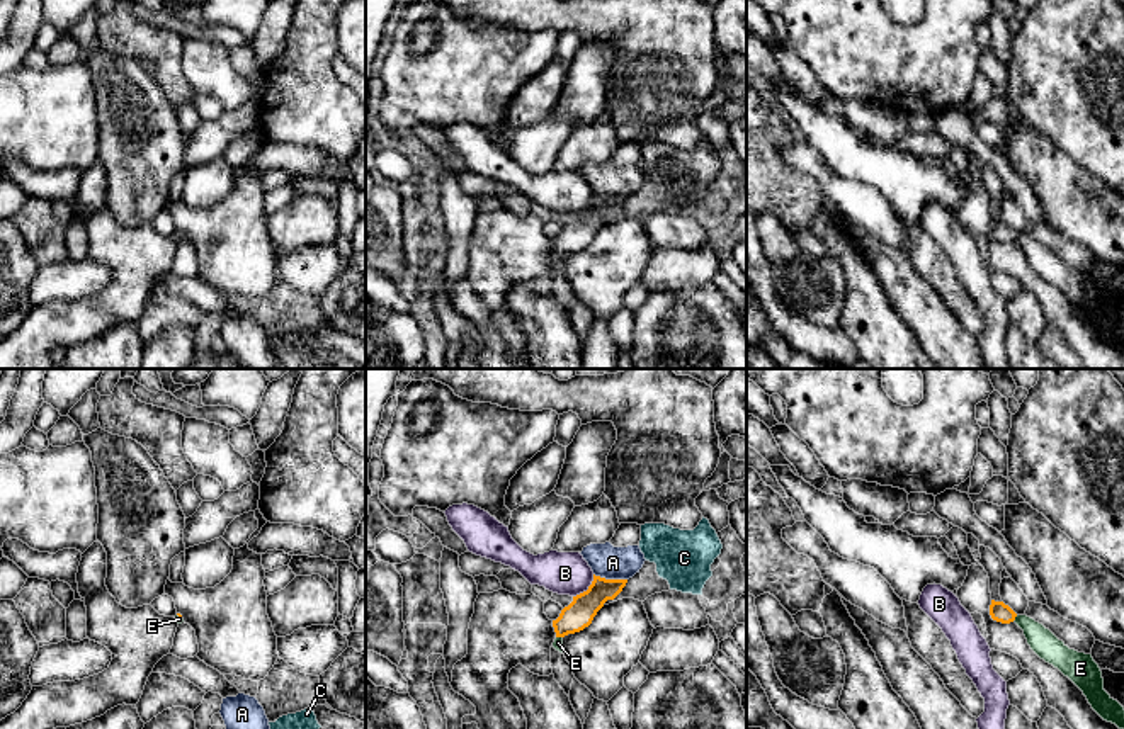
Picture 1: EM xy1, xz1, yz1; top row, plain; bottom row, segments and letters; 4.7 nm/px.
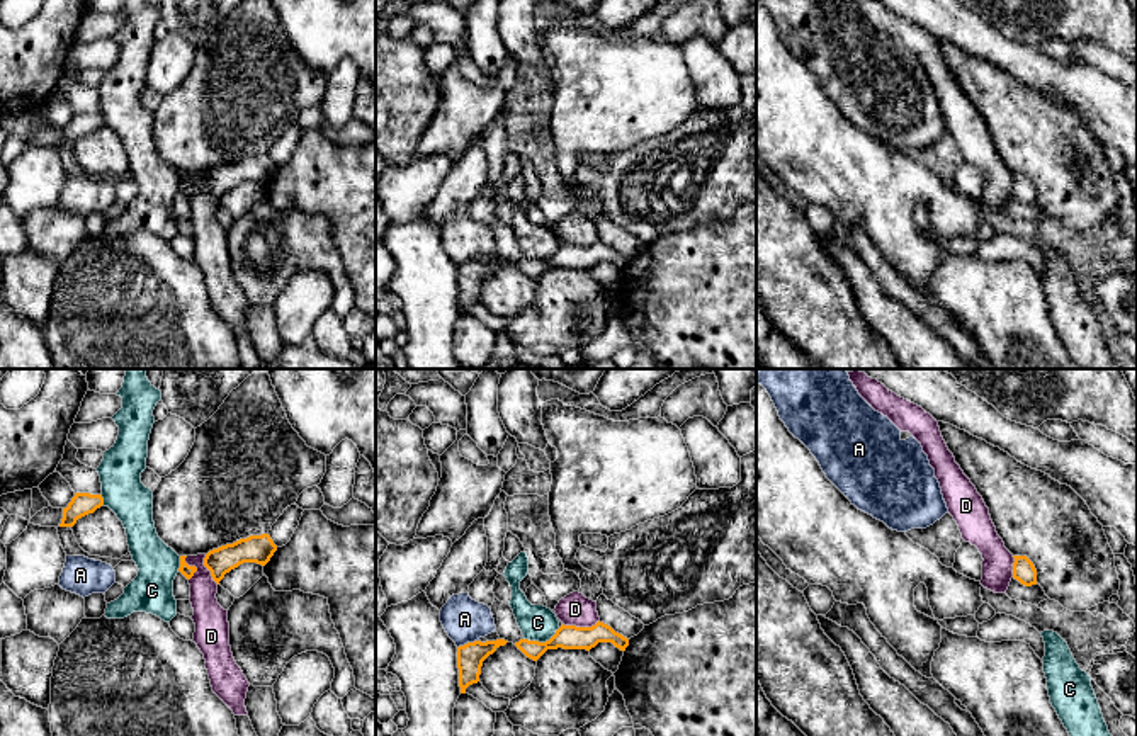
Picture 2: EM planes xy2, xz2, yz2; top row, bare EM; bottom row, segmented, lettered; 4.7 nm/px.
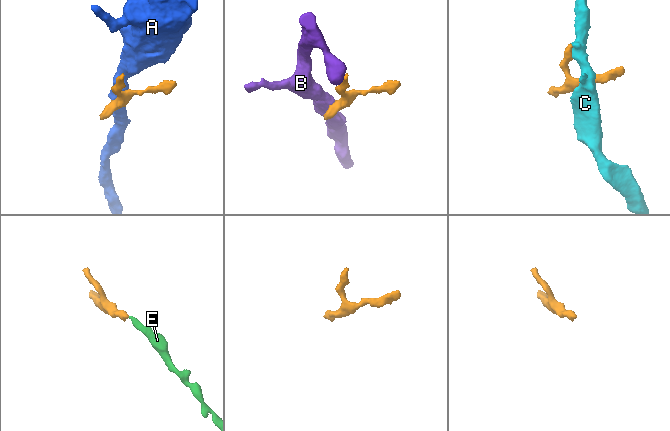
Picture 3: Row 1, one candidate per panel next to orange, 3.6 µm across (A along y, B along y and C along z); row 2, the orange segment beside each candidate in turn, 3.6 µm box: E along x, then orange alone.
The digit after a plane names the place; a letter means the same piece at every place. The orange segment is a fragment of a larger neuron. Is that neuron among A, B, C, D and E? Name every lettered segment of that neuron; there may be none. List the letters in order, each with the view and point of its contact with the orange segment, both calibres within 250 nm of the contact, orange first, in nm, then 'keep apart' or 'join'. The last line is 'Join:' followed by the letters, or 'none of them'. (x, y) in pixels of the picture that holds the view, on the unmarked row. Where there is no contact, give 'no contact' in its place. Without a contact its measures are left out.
A: meets orange in xz1 at (611, 199); 140 nm thick on the orange side, 160 nm on the other; keep apart
B: meets orange in xz1 at (589, 208); 140 nm thick on the orange side, 200 nm on the other; keep apart
C: meets orange in xz2 at (541, 262); 110 nm thick on the orange side, 170 nm on the other; keep apart
D: meets orange in xz2 at (580, 247); 110 nm thick on the orange side, 160 nm on the other; keep apart
E: meets orange in yz1 at (1014, 238); 90 nm thick on the orange side, 120 nm on the other; join
Join: E

